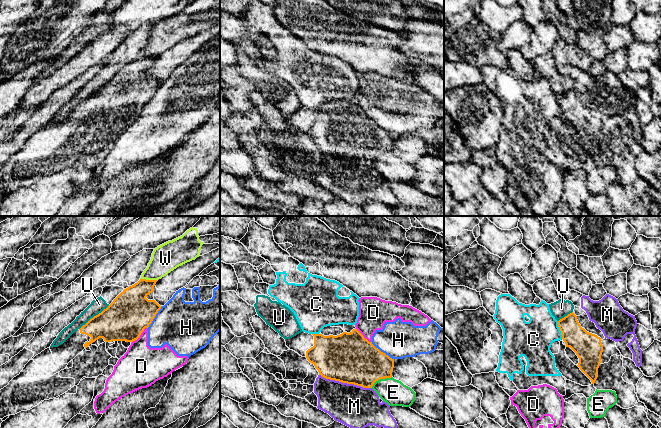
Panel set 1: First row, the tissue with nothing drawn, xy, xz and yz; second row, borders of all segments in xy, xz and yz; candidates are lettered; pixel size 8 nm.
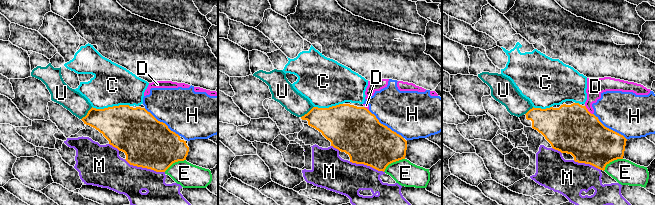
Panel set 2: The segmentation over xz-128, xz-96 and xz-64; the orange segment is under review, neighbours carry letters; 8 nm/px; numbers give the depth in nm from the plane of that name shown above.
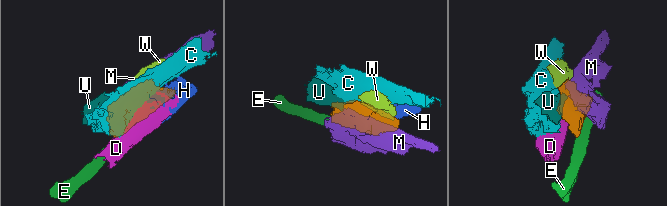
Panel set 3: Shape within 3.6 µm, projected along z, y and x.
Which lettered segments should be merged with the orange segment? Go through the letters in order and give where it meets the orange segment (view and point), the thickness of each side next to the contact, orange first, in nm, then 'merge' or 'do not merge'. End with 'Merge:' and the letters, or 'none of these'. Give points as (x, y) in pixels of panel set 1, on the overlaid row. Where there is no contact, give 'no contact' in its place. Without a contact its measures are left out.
C: yz (560, 330) | 220/300 nm | do not merge
D: xy (139, 336) | 340/340 nm | do not merge
E: xz (380, 378) | 380/200 nm | do not merge
H: xz (382, 352) | 400/300 nm | do not merge
M: xz (345, 382) | 400/340 nm | do not merge
U: xy (94, 316) | 340/110 nm | do not merge
W: xy (149, 280) | 260/220 nm | do not merge
Merge: none of these

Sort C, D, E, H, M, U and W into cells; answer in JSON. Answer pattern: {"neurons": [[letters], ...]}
{"neurons": [["C"], ["D", "H"], ["E"], ["M"], ["U"], ["W"]]}

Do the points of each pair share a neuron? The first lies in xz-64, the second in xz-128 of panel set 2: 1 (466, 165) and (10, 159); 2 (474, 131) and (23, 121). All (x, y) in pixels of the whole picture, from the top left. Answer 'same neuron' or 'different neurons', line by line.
1: different neurons
2: different neurons

